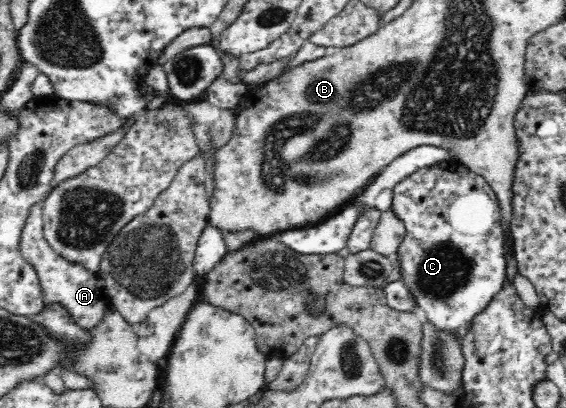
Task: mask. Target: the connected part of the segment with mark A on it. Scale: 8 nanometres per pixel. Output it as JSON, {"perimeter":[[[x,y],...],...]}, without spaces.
{"perimeter":[[[42,200],[32,208],[31,214],[29,214],[28,223],[25,224],[21,234],[20,253],[37,273],[43,292],[45,310],[59,305],[65,309],[66,316],[69,316],[69,320],[73,321],[73,324],[77,325],[79,329],[87,331],[101,320],[103,310],[110,304],[105,283],[99,275],[91,274],[82,266],[71,264],[53,252],[44,237],[41,205]]]}

